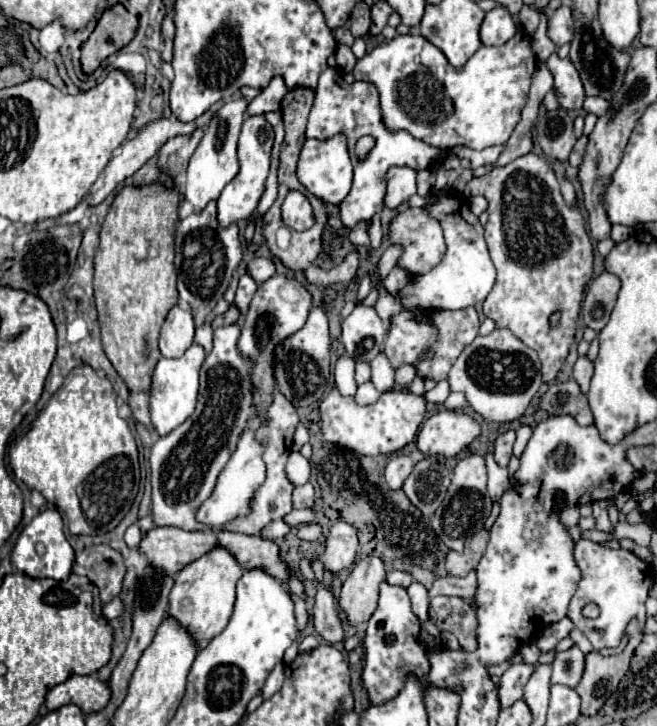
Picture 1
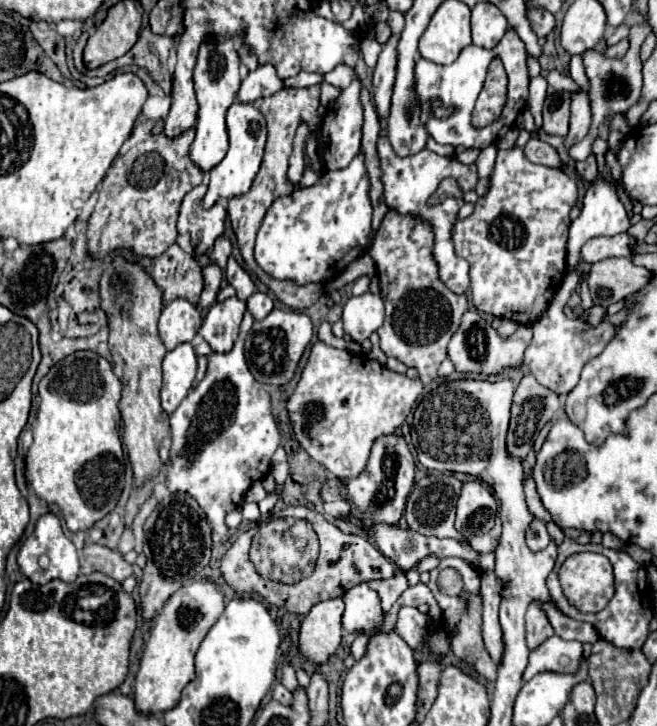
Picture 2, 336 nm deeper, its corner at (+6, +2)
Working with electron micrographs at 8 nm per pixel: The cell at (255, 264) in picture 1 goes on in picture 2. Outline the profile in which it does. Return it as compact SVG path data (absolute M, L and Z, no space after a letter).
M229 256L229 264L225 268L225 276L227 276L229 284L237 290L237 298L239 300L245 302L255 292L255 286L253 286L251 276L237 264L237 260L233 256Z

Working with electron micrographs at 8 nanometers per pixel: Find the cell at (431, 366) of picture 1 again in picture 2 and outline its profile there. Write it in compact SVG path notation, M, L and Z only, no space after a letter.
M389 210L371 246L371 256L385 300L385 322L377 330L381 350L415 368L421 382L429 384L437 378L437 368L447 358L447 344L467 310L467 296L451 292L439 280L433 260L433 230L415 216L401 216Z

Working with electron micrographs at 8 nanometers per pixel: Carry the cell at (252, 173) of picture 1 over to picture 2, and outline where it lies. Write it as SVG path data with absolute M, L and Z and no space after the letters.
M233 102L227 110L227 132L229 132L229 150L227 156L211 168L209 172L209 190L203 198L203 208L211 208L219 198L233 198L245 194L253 178L257 176L257 170L261 166L261 156L267 140L267 124L263 114L253 106L253 104L243 104L243 102Z

